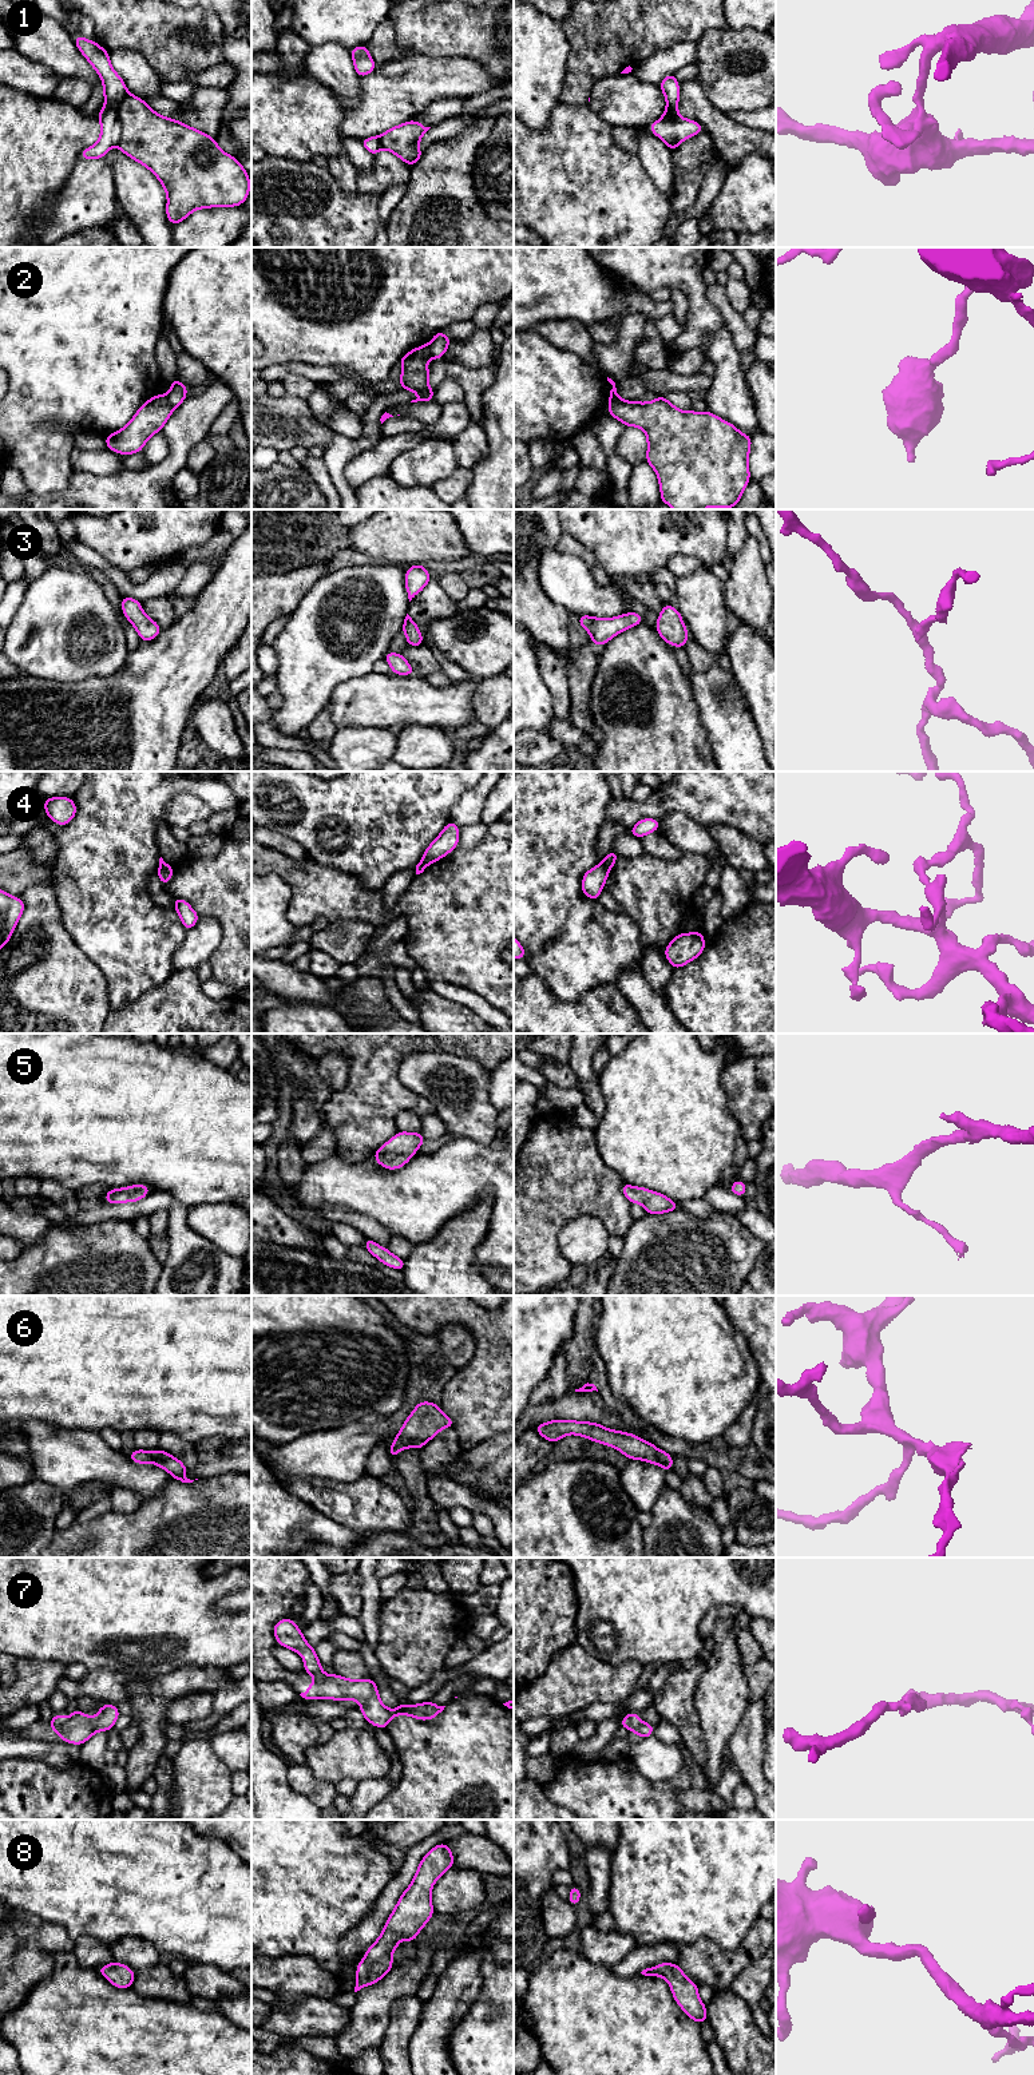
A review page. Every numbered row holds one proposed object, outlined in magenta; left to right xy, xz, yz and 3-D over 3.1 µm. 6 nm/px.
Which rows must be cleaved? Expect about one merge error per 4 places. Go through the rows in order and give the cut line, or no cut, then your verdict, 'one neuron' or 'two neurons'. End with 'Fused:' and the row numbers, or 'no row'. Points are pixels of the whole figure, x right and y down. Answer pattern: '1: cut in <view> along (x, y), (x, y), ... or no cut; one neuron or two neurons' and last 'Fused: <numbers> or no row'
1: cut in xy along (127, 92), (118, 106), (121, 139), (117, 145); two neurons
2: cut in xy along (165, 396), (173, 408); two neurons
3: no cut; one neuron
4: cut in yz along (601, 864), (607, 872); two neurons
5: no cut; one neuron
6: no cut; one neuron
7: cut in xy along (67, 1720), (59, 1725), (50, 1722); two neurons
8: no cut; one neuron
Fused: 1, 2, 4, 7

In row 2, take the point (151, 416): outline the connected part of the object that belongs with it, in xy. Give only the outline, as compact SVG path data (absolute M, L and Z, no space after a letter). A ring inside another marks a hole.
M158 393L138 409L124 428L104 437L107 448L118 455L142 452L146 441L162 431L173 412L167 397Z

